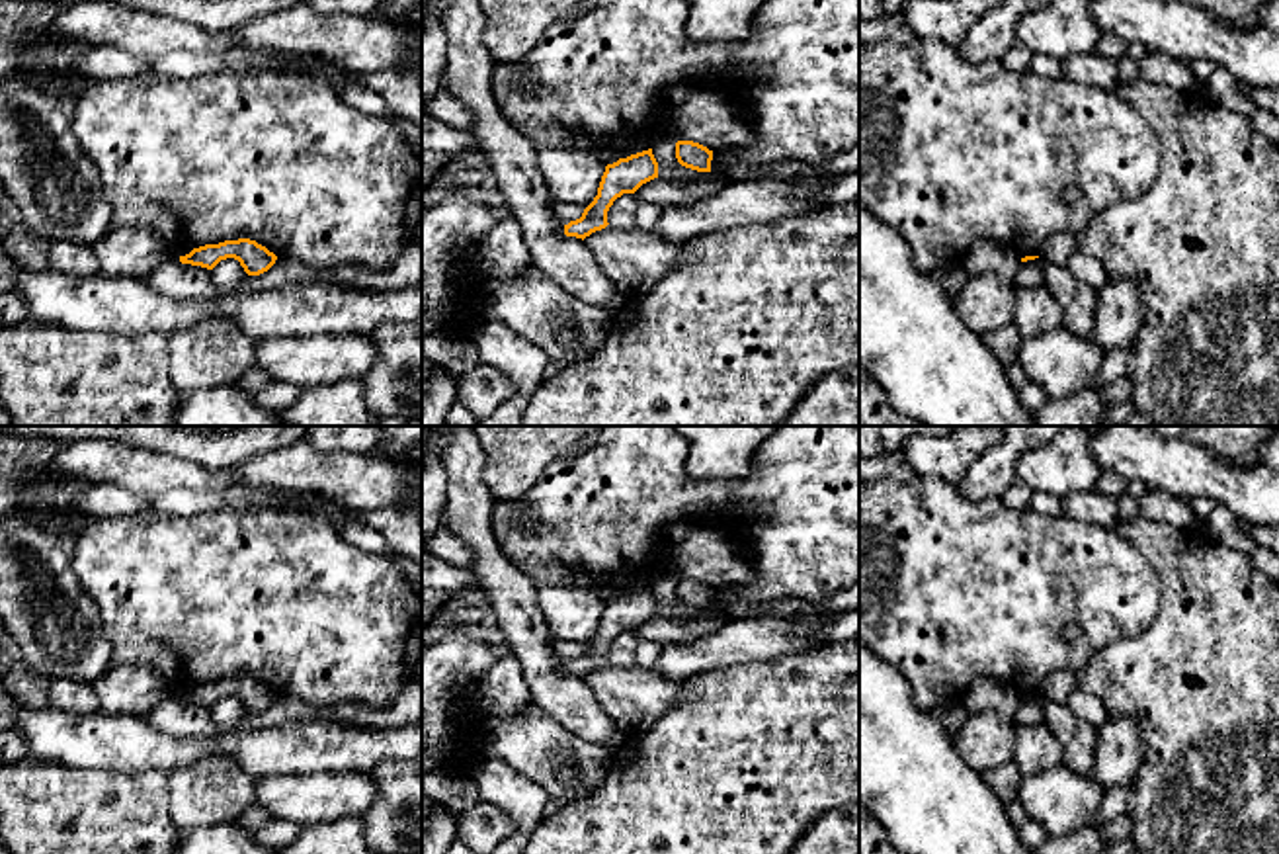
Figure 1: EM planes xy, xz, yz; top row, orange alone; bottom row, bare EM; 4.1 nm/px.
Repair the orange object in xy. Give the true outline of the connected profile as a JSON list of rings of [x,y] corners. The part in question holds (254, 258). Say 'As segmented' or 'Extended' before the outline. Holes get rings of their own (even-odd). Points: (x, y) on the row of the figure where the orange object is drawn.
As segmented. [[[238,238],[193,248],[189,254],[180,256],[180,262],[213,270],[221,260],[227,258],[238,260],[248,276],[268,272],[277,260],[273,252],[256,240]]]

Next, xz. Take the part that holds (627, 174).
As segmented. [[[652,149],[619,158],[605,166],[598,195],[584,209],[582,217],[564,225],[566,236],[586,238],[596,231],[605,229],[607,211],[623,193],[635,193],[642,184],[658,178],[658,162]]]

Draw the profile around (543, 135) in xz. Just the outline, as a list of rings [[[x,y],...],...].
[[[512,123],[517,131],[525,133],[539,149],[543,147],[562,147],[578,149],[596,154],[605,166],[627,158],[631,154],[648,150],[652,145],[646,141],[619,147],[613,141],[599,141],[596,137],[584,135],[580,131],[570,131],[560,125],[543,125],[543,123]]]

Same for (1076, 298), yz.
[[[1045,264],[1043,285],[1056,299],[1064,326],[1082,338],[1090,338],[1095,326],[1097,289],[1078,279],[1066,266]]]

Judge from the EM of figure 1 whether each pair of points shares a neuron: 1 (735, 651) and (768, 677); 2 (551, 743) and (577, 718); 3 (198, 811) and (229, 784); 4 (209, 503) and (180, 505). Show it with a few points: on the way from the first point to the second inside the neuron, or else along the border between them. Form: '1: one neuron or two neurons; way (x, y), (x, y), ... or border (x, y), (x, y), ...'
1: two neurons; border (795, 653), (774, 661), (729, 663), (705, 671)
2: two neurons; border (532, 704), (582, 739), (608, 749)
3: one neuron; way (206, 804), (221, 792)
4: one neuron; way (202, 503), (188, 503)

